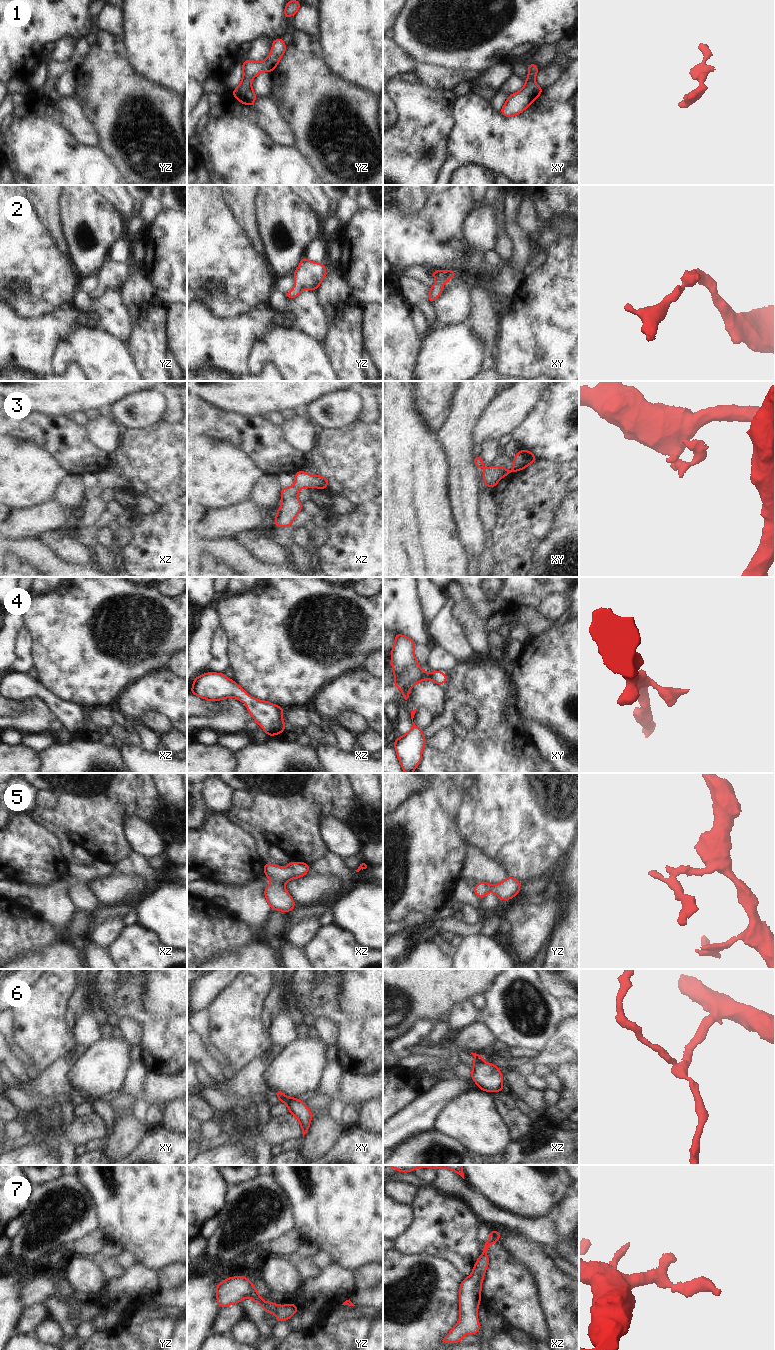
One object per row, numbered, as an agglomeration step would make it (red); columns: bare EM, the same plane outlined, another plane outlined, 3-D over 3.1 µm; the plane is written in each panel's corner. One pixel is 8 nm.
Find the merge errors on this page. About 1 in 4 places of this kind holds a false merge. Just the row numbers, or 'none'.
none

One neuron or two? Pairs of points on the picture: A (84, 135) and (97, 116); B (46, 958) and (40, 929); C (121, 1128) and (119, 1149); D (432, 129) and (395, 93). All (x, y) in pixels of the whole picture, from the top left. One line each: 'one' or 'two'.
A: two
B: two
C: one
D: one

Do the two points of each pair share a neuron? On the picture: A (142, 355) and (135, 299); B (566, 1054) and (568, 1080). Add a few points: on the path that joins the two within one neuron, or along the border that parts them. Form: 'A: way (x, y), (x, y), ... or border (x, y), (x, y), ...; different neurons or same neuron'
A: way (143, 341), (143, 312); same neuron
B: border (568, 1063), (563, 1063), (555, 1069); different neurons

